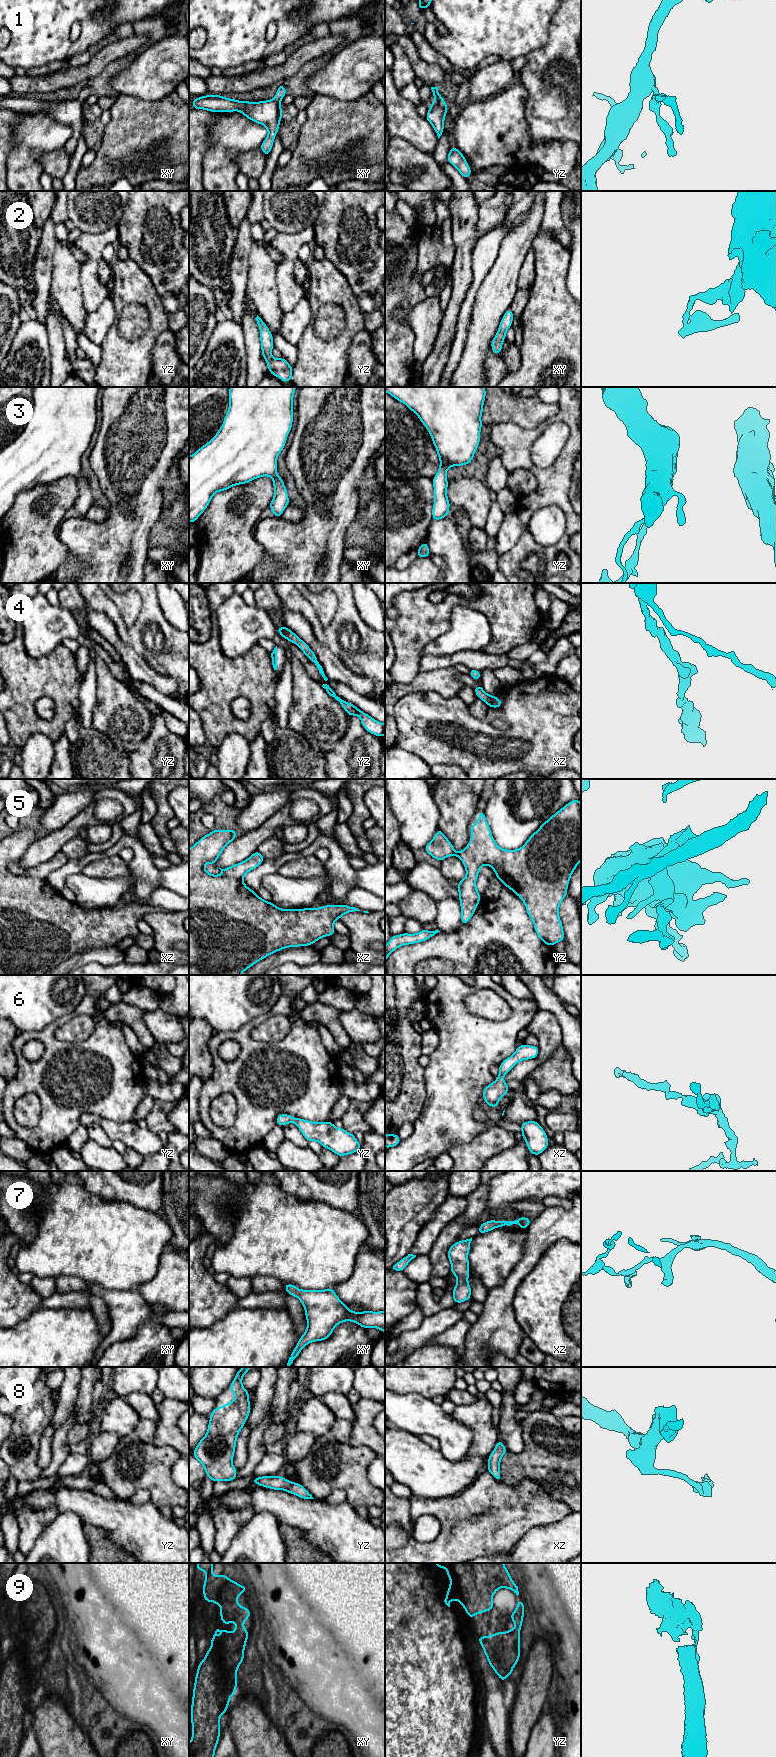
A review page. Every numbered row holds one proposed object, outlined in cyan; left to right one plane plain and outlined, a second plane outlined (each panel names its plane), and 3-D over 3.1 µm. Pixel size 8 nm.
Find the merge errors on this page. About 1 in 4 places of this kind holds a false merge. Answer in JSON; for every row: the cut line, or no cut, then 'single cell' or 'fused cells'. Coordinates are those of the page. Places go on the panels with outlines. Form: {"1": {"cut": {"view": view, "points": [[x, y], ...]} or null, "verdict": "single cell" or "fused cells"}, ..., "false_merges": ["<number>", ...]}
{"1": {"cut": null, "verdict": "single cell"}, "2": {"cut": null, "verdict": "single cell"}, "3": {"cut": null, "verdict": "single cell"}, "4": {"cut": null, "verdict": "single cell"}, "5": {"cut": null, "verdict": "single cell"}, "6": {"cut": null, "verdict": "single cell"}, "7": {"cut": null, "verdict": "single cell"}, "8": {"cut": null, "verdict": "single cell"}, "9": {"cut": null, "verdict": "single cell"}, "false_merges": []}

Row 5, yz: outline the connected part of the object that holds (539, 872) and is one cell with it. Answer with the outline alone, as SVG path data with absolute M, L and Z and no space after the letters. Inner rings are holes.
M575 799L567 803L549 817L517 850L502 849L496 844L484 811L479 811L477 820L478 823L471 826L471 840L464 850L456 852L440 829L437 829L434 838L424 847L425 851L439 862L449 856L456 856L464 864L466 876L457 883L462 913L461 925L469 922L481 900L476 880L480 867L489 865L501 883L521 898L541 941L551 947L564 941L563 925L558 911L567 896L570 876L581 860L581 802Z

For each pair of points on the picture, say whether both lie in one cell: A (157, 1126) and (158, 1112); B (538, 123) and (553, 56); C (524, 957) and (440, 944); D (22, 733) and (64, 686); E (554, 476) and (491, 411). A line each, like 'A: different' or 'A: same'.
A: same
B: same
C: same
D: same
E: different

